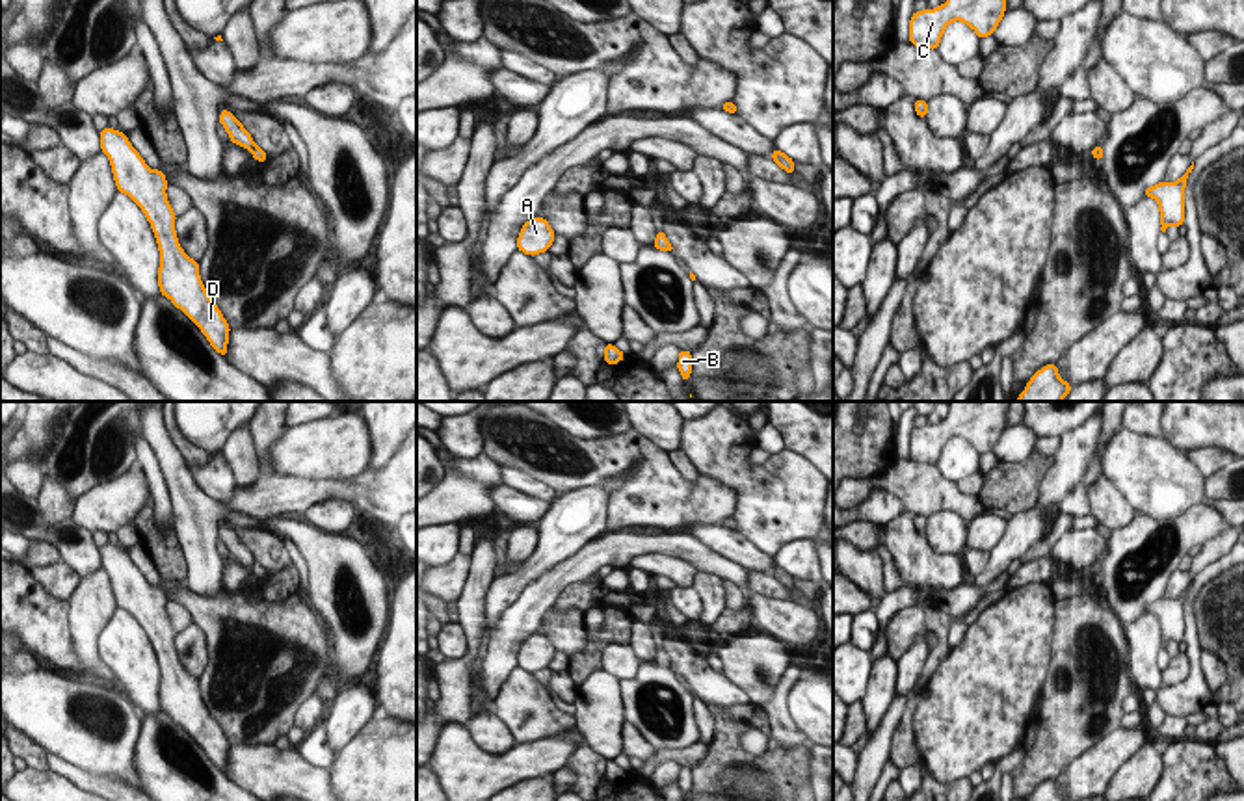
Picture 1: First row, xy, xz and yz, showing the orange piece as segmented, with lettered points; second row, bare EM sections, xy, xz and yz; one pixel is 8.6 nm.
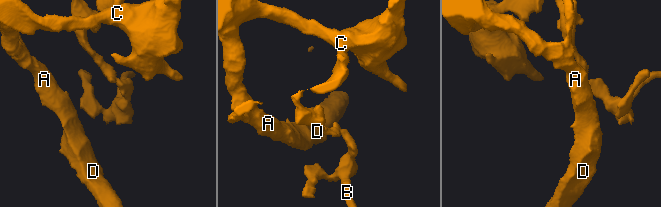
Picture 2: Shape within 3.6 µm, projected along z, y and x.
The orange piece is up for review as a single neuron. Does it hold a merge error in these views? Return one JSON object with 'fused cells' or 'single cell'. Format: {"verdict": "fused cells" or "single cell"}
{"verdict": "fused cells"}

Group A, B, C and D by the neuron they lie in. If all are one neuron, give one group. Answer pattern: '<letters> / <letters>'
A C D / B

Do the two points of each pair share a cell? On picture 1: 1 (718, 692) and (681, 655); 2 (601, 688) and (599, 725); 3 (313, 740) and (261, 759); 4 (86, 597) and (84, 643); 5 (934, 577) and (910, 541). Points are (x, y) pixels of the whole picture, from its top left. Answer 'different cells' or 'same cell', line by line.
1: same cell
2: same cell
3: different cells
4: same cell
5: same cell

